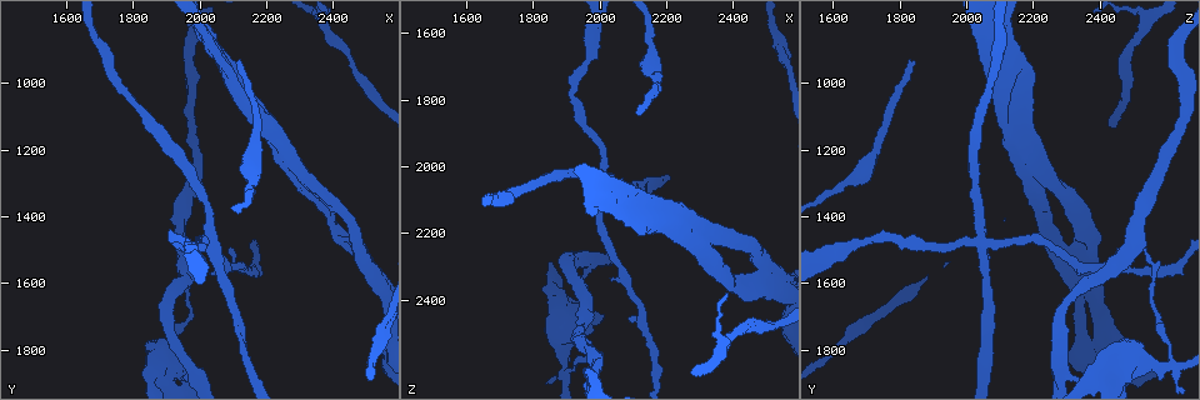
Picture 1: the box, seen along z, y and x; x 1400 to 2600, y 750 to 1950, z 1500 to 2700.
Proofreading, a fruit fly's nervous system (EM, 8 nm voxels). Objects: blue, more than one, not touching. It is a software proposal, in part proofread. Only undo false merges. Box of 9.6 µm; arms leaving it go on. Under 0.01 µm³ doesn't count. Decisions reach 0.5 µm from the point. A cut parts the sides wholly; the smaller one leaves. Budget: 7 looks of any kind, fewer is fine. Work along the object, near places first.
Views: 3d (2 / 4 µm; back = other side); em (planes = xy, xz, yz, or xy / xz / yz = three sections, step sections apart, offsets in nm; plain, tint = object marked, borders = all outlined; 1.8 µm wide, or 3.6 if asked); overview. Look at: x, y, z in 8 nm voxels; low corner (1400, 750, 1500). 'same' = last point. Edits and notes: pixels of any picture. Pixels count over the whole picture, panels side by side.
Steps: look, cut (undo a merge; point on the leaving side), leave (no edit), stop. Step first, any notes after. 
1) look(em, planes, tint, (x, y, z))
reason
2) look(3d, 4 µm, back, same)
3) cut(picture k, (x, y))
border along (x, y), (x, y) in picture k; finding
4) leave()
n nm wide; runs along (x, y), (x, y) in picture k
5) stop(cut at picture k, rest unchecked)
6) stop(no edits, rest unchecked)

look(em, planes, tint, (2330, 1300, 2220))

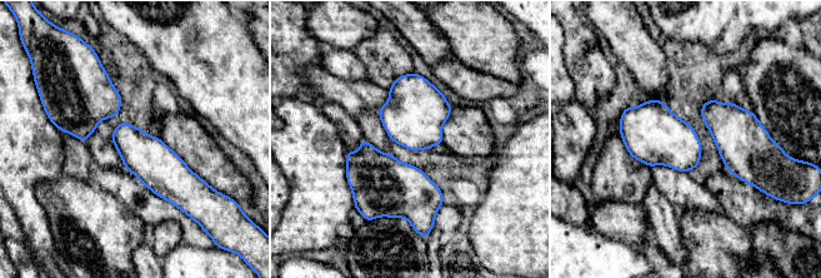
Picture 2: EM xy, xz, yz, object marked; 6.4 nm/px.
leave()
280 nm wide; one cell here

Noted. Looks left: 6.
look(em, planes, plain, (2030, 1470, 2050))

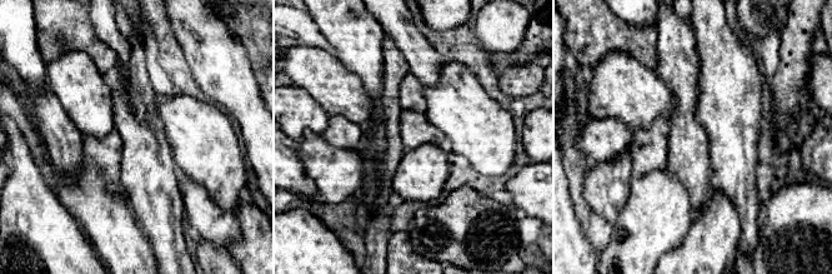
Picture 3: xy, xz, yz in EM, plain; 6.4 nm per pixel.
look(em, planes, tint, same)
where the object lies

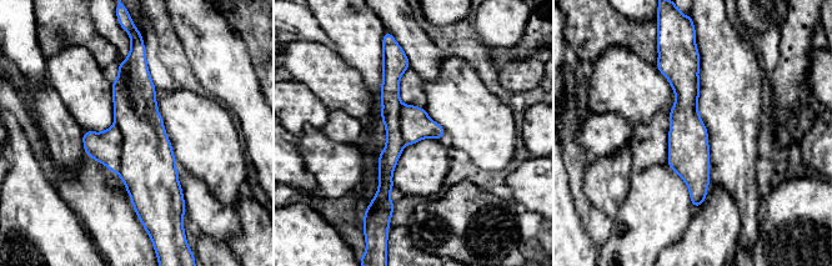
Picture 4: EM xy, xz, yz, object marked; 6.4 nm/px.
cut(picture 4, (148, 166))
260 nm wide; border along (115, 123), (121, 134), (119, 172) in picture 4; two cells meet here

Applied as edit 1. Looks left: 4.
look(overview)

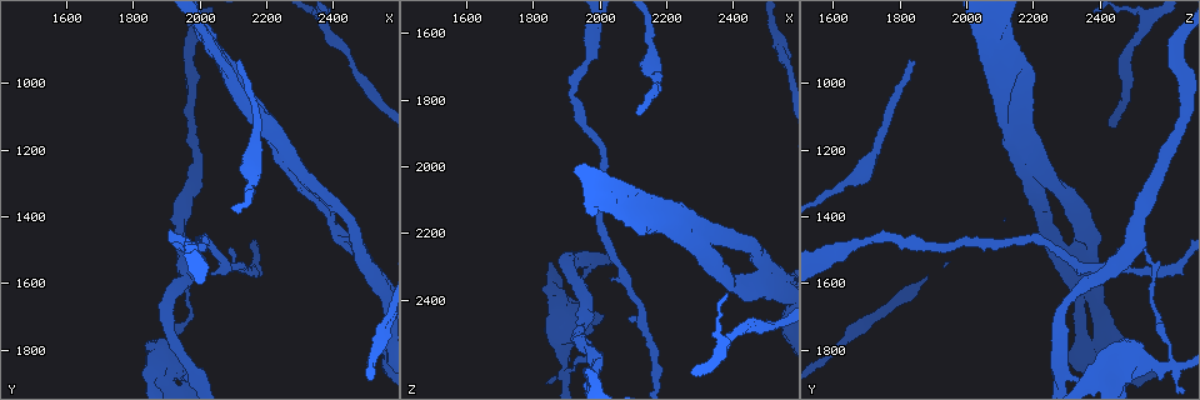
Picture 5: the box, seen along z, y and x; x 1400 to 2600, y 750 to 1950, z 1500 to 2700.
look(em, planes, tint, (2020, 870, 2080))
three-way junction

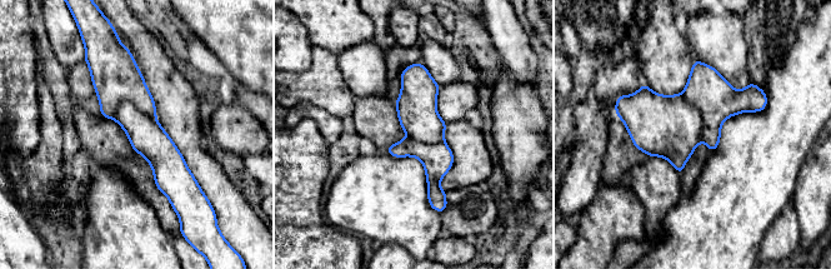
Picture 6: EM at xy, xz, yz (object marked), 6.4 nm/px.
leave()
runs along (128, 55), (170, 195) in picture 6; continuous, no second cell

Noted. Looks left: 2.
stop(cut at picture 4, rest unchecked)

